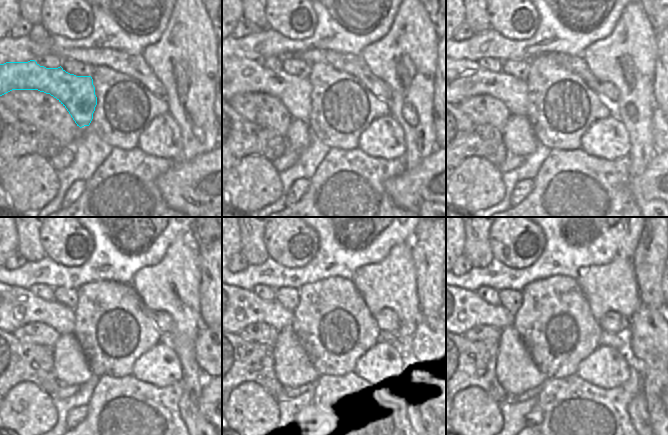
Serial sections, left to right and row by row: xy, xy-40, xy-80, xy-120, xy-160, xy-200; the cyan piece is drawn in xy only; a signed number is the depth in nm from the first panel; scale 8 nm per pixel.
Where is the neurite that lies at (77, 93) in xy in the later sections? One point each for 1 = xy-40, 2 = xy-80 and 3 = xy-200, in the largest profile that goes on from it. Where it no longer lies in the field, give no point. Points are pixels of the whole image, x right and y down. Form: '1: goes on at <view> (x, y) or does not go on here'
1: goes on at xy-40 (242, 75)
2: goes on at xy-80 (466, 78)
3: goes on at xy-200 (466, 309)

